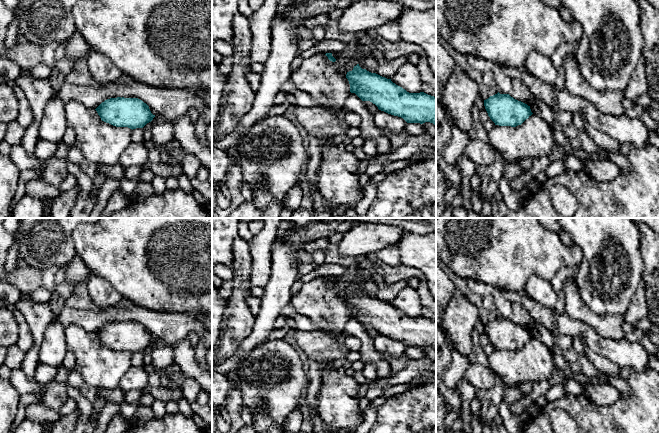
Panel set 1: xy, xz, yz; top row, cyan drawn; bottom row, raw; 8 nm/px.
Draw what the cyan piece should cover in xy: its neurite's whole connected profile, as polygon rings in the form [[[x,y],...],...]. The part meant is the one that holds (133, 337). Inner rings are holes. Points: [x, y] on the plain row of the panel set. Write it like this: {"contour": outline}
{"contour": [[[110,322],[95,333],[101,344],[116,351],[143,352],[155,339],[138,322]]]}

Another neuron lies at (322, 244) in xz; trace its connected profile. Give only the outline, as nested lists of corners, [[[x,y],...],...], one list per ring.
[[[319,238],[314,242],[308,243],[304,249],[310,253],[314,253],[316,251],[327,253],[330,244],[331,242],[329,238]]]

